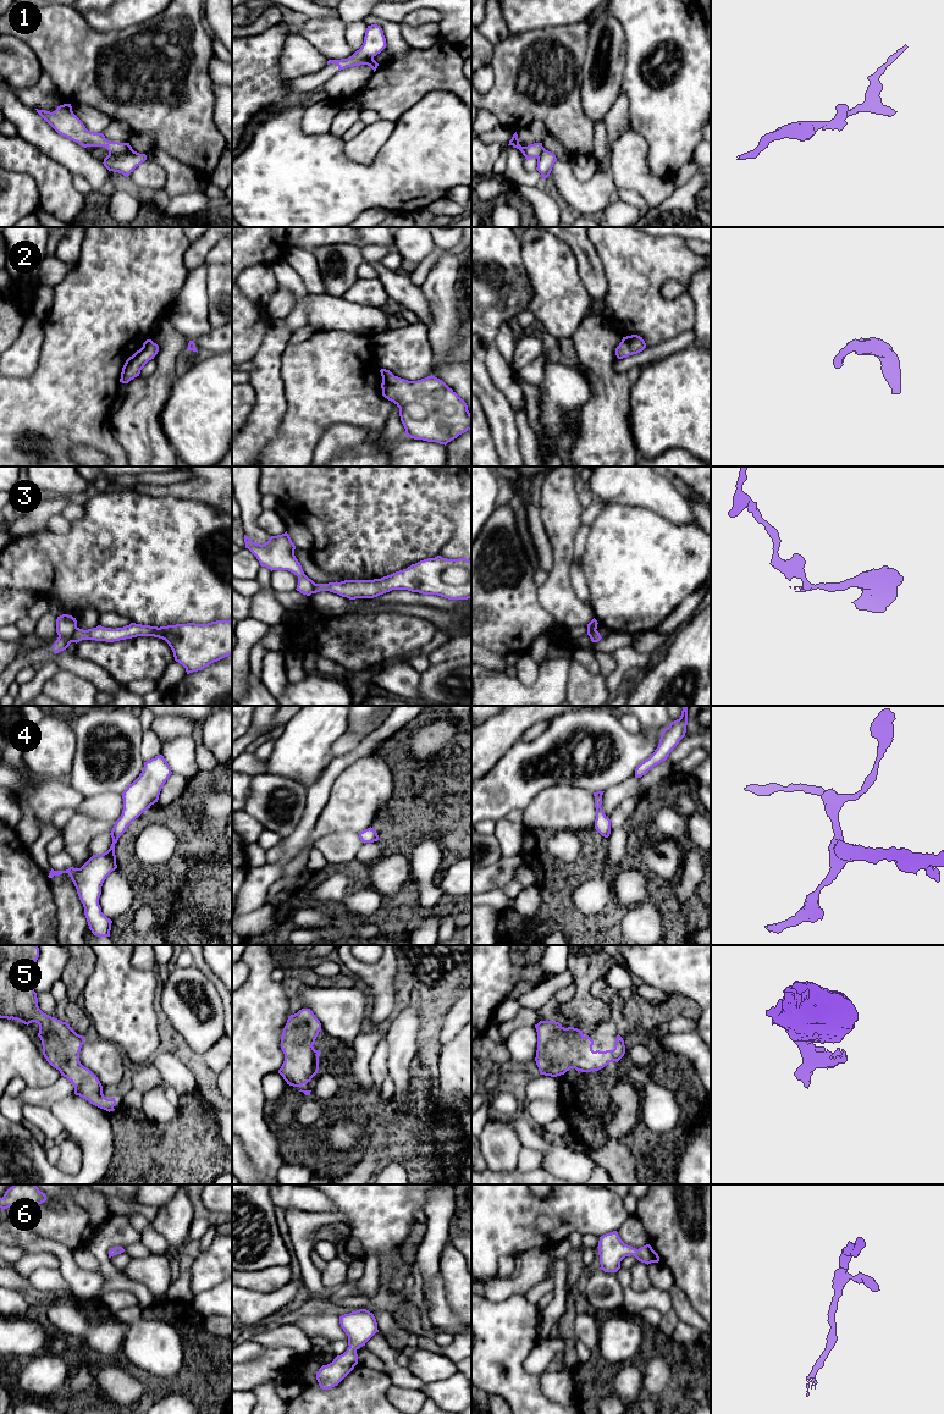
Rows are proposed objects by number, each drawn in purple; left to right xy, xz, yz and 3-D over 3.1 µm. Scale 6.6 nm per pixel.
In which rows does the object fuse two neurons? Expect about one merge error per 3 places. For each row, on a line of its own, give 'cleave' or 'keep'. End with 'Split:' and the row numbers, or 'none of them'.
1: keep
2: keep
3: cleave
4: keep
5: keep
6: keep
Split: 3

